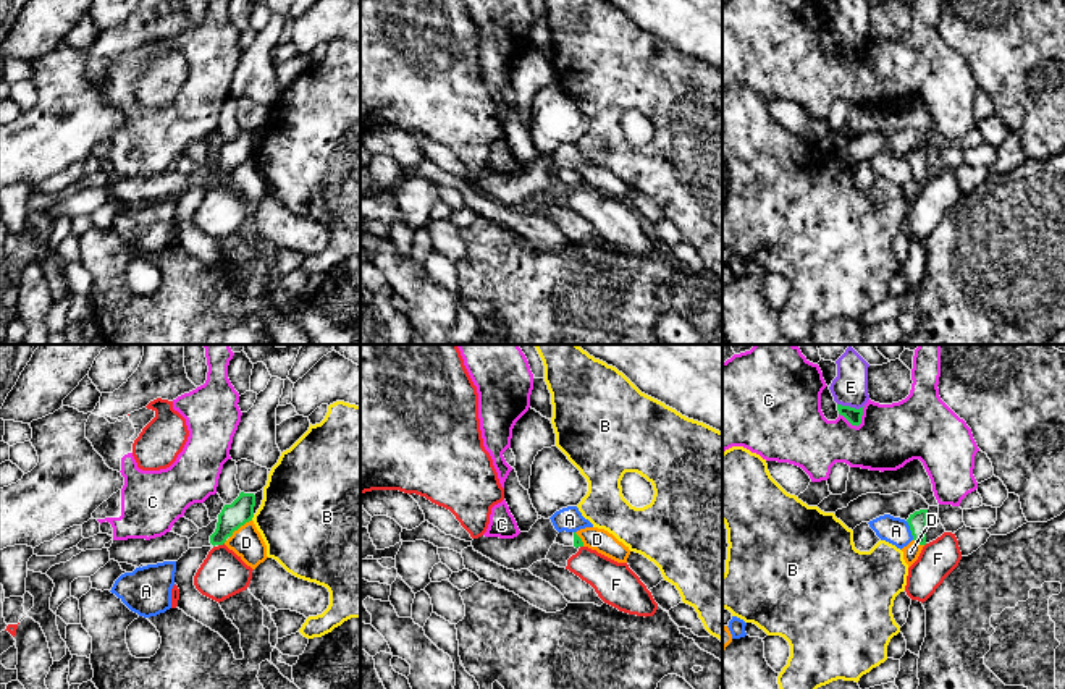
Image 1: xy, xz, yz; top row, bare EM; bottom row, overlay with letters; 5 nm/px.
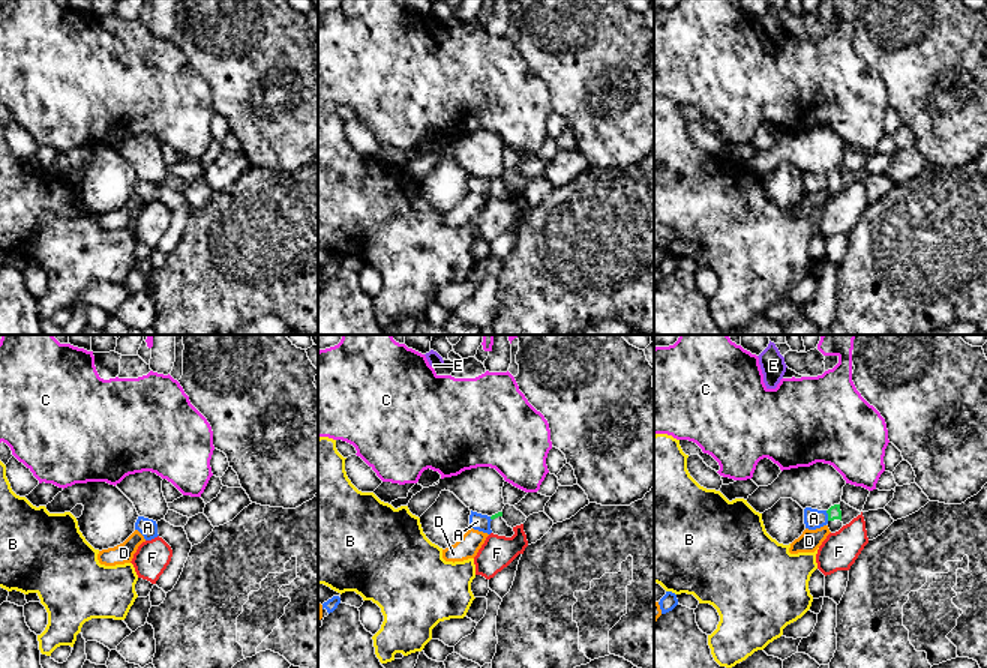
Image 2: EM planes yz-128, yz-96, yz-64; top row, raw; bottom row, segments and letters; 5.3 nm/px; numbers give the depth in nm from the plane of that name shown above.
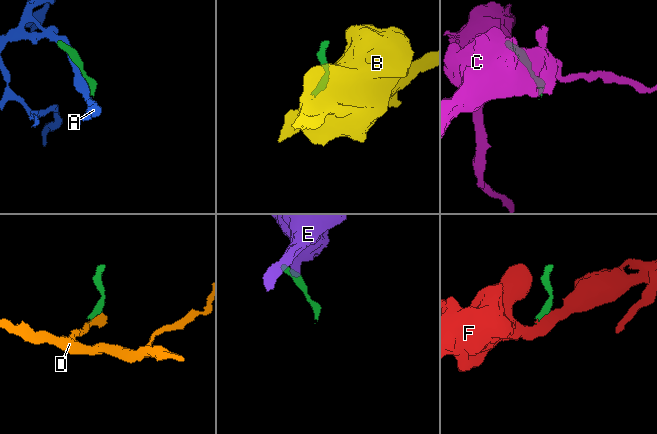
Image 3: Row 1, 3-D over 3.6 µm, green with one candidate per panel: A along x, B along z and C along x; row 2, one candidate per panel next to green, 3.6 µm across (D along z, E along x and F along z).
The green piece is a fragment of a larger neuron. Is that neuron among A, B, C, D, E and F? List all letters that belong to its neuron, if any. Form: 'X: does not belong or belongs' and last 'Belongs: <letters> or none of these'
A: does not belong
B: does not belong
C: does not belong
D: does not belong
E: does not belong
F: does not belong
Belongs: none of these

